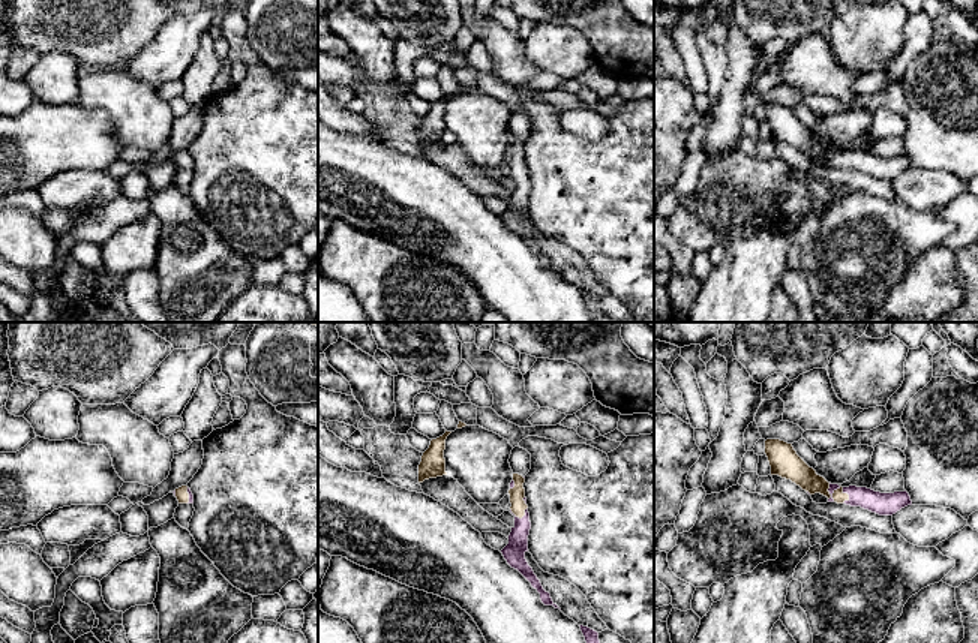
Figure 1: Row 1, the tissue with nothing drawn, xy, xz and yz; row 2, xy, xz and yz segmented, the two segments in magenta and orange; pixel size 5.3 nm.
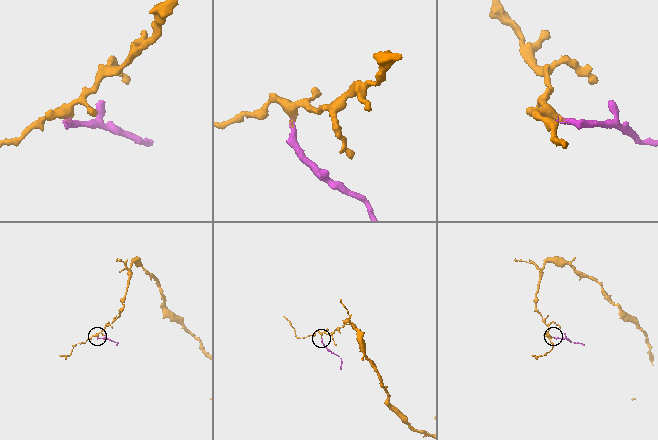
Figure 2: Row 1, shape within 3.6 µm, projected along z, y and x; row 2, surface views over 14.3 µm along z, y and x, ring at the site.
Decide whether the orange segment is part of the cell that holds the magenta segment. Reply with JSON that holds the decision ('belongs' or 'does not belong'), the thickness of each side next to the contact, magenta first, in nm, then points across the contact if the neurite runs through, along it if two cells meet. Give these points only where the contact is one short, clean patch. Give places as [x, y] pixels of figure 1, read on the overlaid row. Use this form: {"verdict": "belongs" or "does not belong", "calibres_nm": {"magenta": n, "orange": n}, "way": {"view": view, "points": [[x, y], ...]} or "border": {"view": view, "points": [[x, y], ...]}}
{"verdict": "does not belong", "calibres_nm": {"magenta": 110, "orange": 80}}

